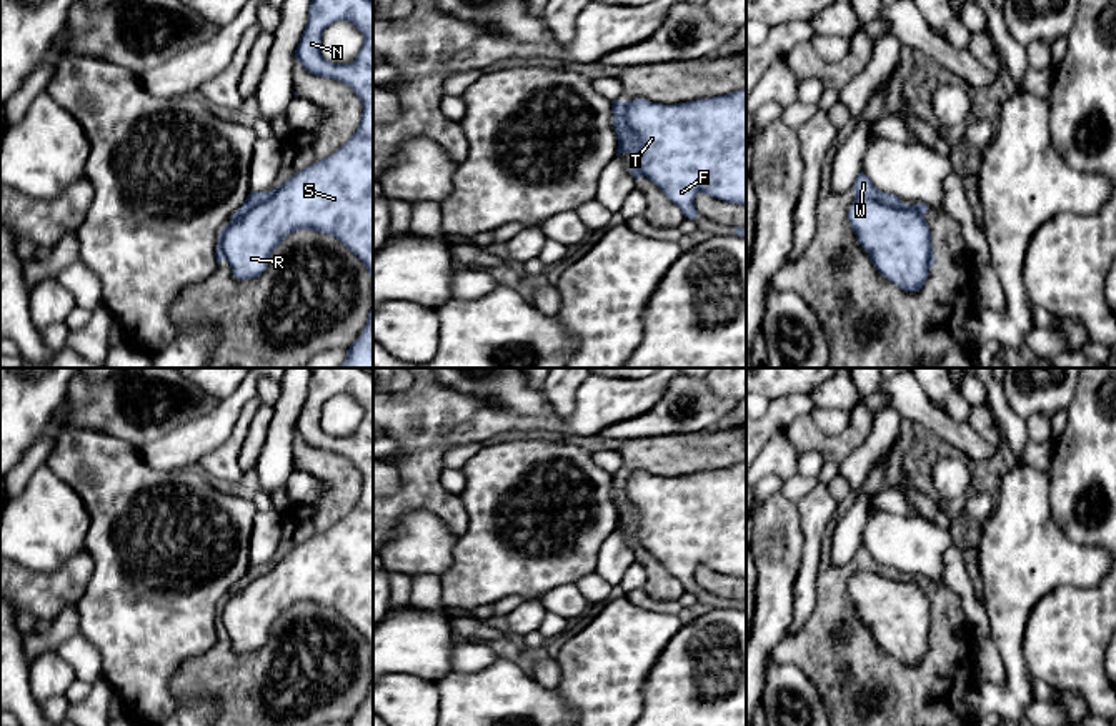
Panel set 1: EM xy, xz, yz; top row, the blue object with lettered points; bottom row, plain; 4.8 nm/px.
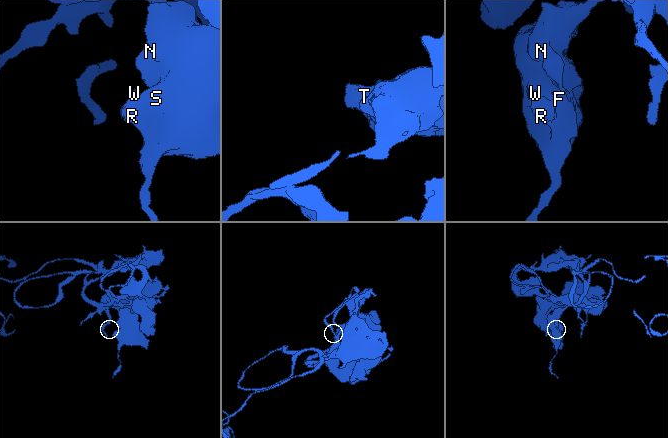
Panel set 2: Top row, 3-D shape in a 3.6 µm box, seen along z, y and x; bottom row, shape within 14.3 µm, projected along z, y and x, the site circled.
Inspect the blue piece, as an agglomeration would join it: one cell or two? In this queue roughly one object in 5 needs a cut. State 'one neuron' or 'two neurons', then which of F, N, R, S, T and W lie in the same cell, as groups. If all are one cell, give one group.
two neurons; F N R S T / W

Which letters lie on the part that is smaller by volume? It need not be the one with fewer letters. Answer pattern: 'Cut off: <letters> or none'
Cut off: W

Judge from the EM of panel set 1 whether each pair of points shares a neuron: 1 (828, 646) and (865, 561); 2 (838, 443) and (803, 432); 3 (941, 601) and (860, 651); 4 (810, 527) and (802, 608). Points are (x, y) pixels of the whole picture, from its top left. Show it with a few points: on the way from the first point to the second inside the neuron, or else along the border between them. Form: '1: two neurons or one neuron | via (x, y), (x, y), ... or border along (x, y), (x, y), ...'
1: one neuron | via (833, 623), (833, 586), (841, 578)
2: one neuron | via (830, 443), (812, 438)
3: one neuron | via (943, 635), (943, 650), (920, 673), (893, 673)
4: one neuron | via (812, 546), (805, 588)

